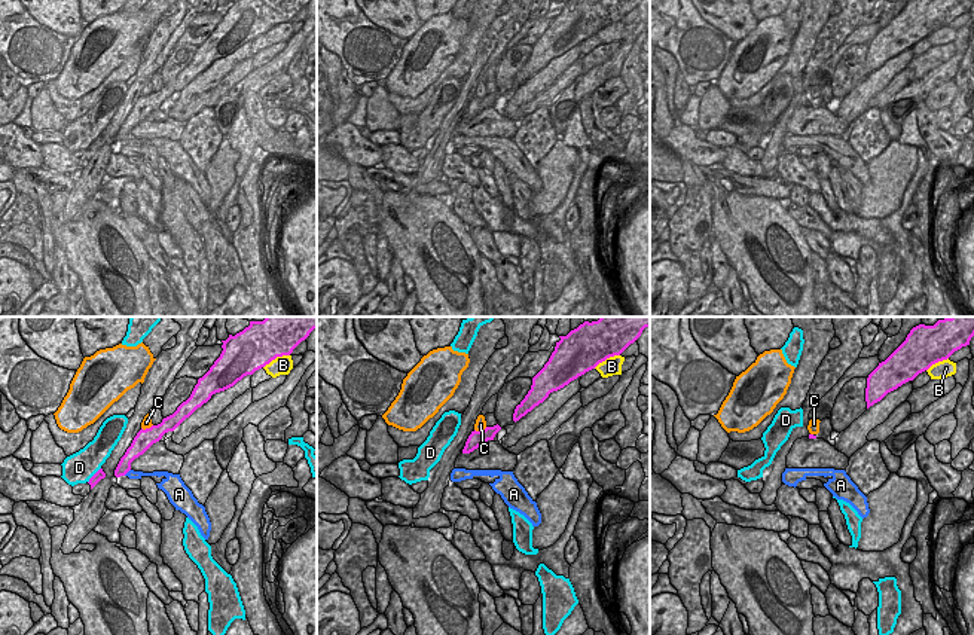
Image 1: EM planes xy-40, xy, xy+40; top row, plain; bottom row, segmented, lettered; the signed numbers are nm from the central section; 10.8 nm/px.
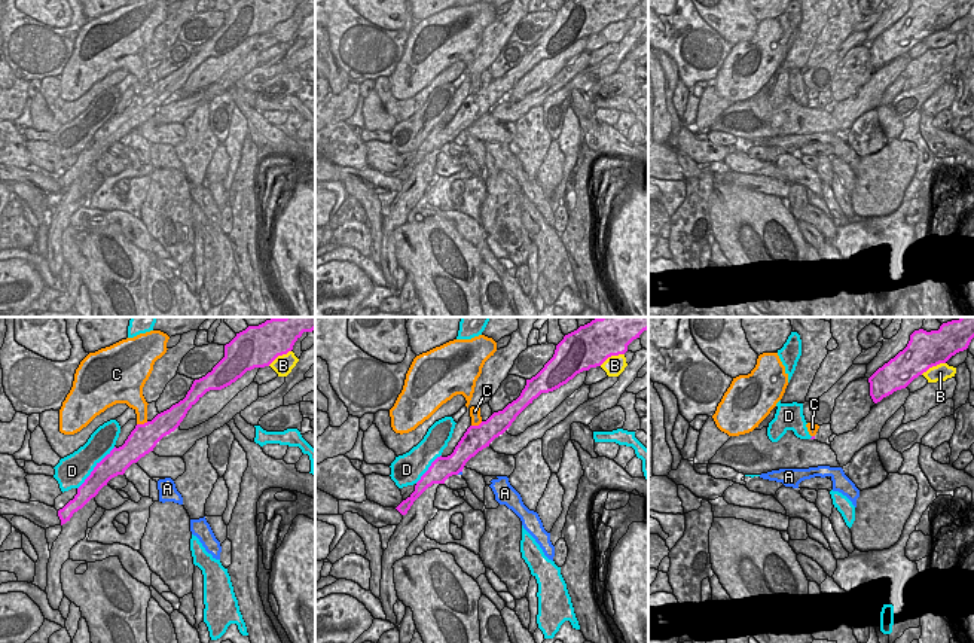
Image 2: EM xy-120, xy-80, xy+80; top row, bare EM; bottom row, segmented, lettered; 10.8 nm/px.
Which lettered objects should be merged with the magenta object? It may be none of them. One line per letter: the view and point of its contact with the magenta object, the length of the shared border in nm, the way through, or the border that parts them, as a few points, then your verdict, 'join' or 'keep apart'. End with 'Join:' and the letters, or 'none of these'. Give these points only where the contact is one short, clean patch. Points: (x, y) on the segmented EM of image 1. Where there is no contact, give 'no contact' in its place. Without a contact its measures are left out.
A: xy-40 (127, 472) | 110 nm | along xy-40 (130, 469), (124, 475) | keep apart
B: xy-40 (275, 357) | 320 nm | keep apart
C: xy (481, 432) | 150 nm | along xy (486, 427), (475, 430) | keep apart
D: xy-40 (94, 475) | 220 nm | keep apart
Join: none of these

